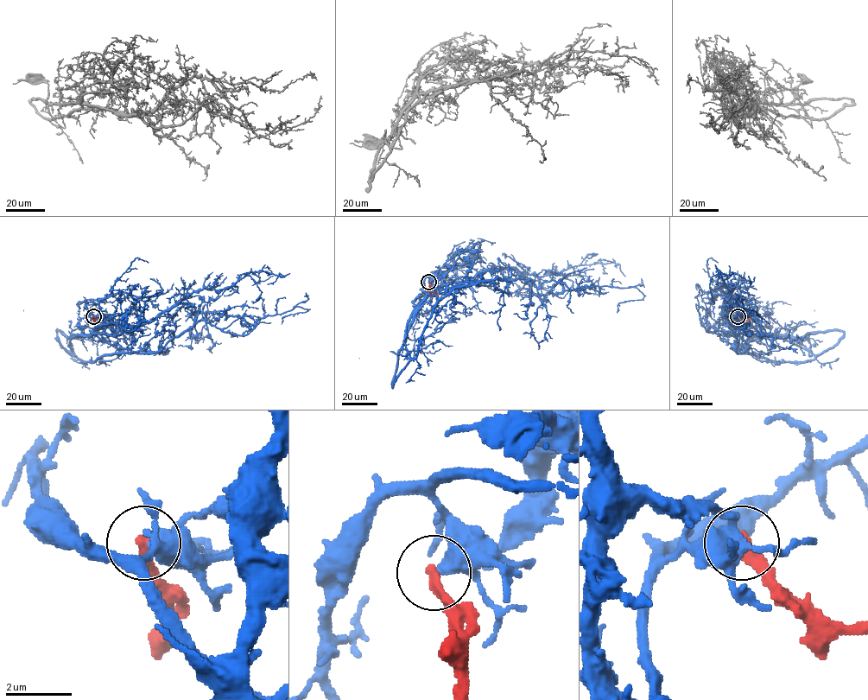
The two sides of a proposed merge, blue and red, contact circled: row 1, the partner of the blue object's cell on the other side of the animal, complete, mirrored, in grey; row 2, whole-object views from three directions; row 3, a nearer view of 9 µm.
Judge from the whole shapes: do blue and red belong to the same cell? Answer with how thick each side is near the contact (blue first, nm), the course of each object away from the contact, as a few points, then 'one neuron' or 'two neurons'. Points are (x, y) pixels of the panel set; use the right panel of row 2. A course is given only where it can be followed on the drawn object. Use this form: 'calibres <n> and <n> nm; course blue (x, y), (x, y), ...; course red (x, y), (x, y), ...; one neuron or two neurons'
calibres 340 and 360 nm; course blue (738, 316), (733, 325), (745, 328), (727, 321), (725, 303), (751, 312), (742, 324), (743, 307), (769, 324); course red (738, 316), (743, 321), (750, 318), (751, 320); two neurons

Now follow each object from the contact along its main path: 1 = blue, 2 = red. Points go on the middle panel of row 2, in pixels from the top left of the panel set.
1: (428, 282), (434, 289), (514, 269), (539, 295), (636, 287), (644, 297), (620, 302), (617, 313)
2: (428, 282), (429, 292), (436, 295)

